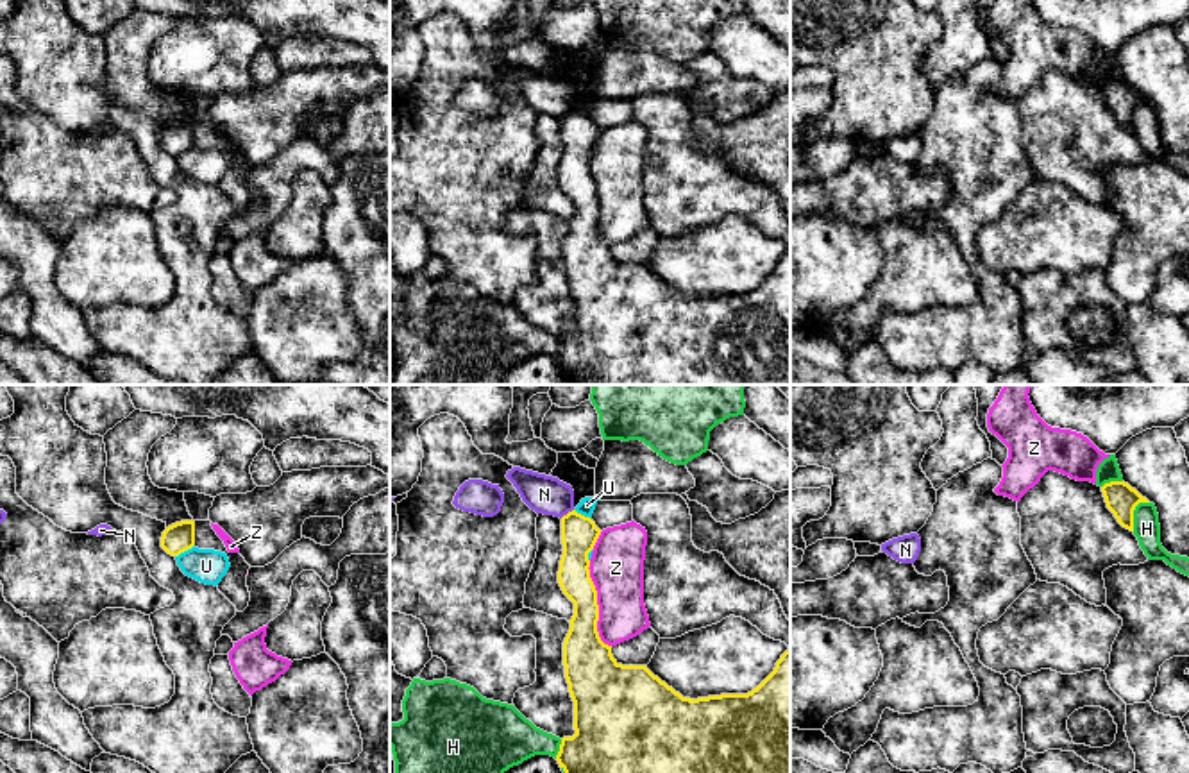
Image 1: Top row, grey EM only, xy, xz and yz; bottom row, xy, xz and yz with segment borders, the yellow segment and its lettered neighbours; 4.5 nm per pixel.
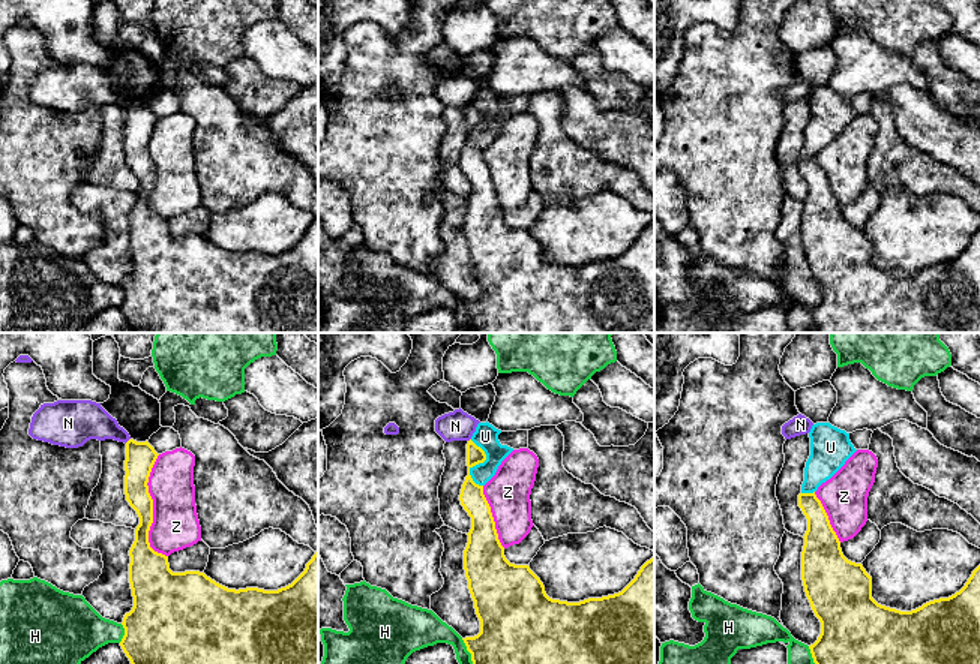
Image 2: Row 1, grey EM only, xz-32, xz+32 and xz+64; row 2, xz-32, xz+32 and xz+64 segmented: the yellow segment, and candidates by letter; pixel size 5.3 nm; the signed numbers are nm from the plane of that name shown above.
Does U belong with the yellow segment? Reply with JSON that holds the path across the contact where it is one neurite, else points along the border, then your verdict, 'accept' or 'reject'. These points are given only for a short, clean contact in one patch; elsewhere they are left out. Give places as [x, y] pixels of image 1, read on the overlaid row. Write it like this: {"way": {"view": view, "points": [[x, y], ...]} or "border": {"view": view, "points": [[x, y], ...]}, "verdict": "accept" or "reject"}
{"verdict": "reject"}

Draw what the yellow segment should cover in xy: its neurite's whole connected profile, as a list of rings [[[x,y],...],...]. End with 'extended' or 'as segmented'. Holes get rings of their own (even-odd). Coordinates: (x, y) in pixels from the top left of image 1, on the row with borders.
[[[181,521],[168,526],[161,537],[161,548],[172,555],[179,556],[181,553],[195,546],[195,521]]] | as segmented

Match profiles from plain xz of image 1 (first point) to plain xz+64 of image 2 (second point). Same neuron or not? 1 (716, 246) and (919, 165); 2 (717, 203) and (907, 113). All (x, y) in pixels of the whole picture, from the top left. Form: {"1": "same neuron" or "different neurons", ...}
{"1": "different neurons", "2": "different neurons"}

